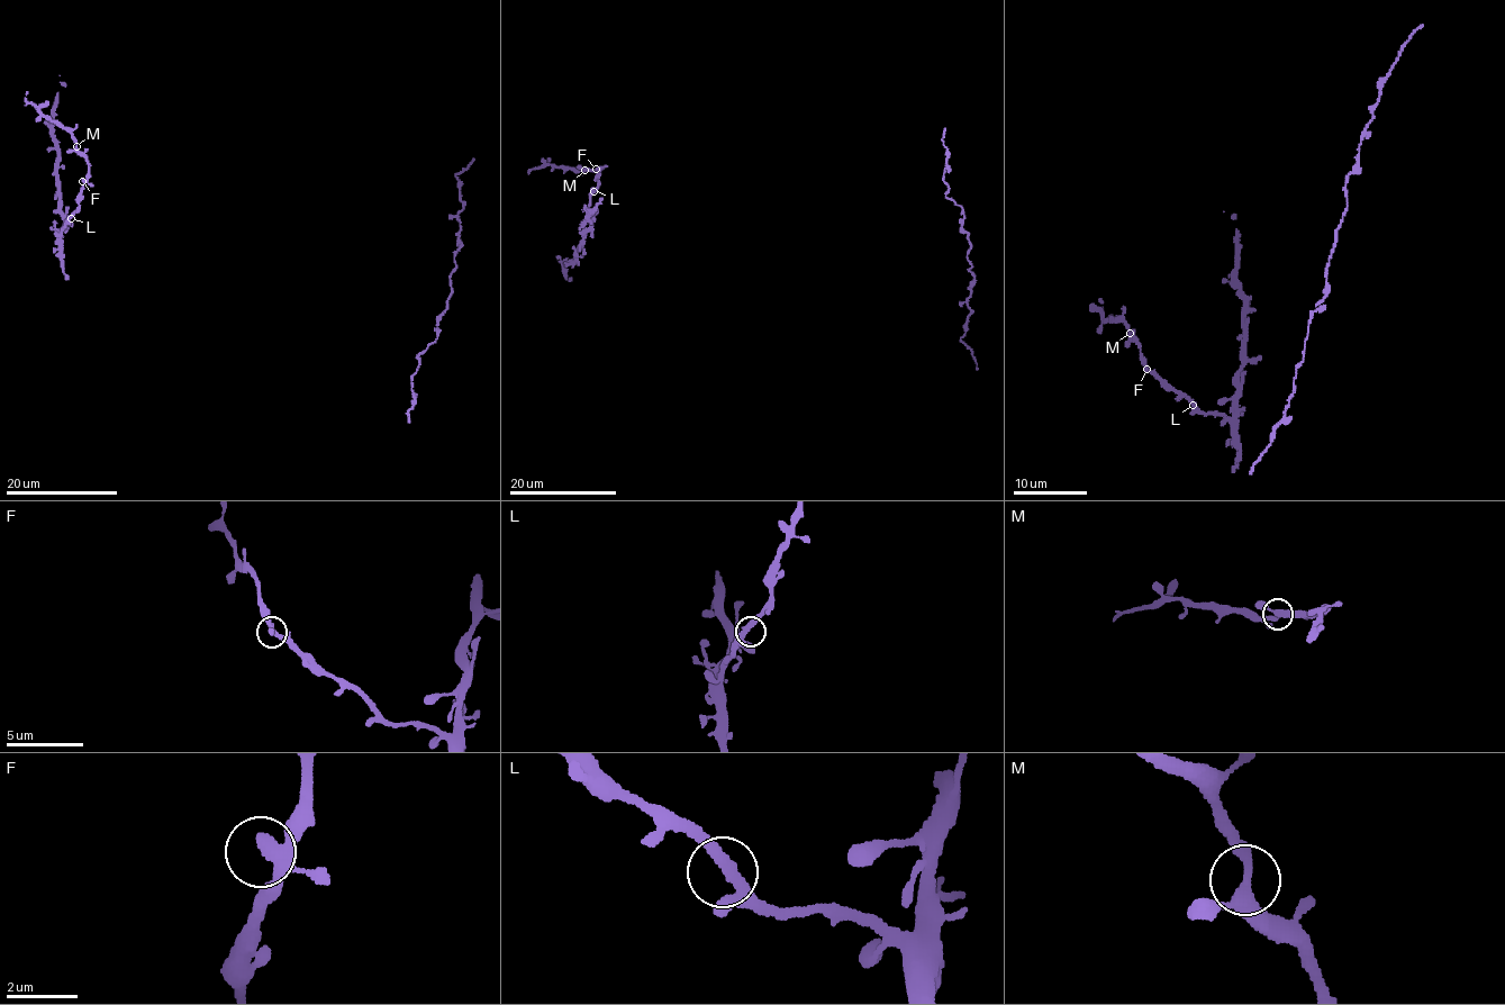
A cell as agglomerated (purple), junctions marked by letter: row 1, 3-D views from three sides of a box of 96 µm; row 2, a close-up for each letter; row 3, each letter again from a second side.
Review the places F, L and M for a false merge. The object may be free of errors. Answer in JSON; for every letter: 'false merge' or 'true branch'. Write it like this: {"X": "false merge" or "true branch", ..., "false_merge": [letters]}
{"F": "true branch", "L": "true branch", "M": "true branch", "false_merge": []}

